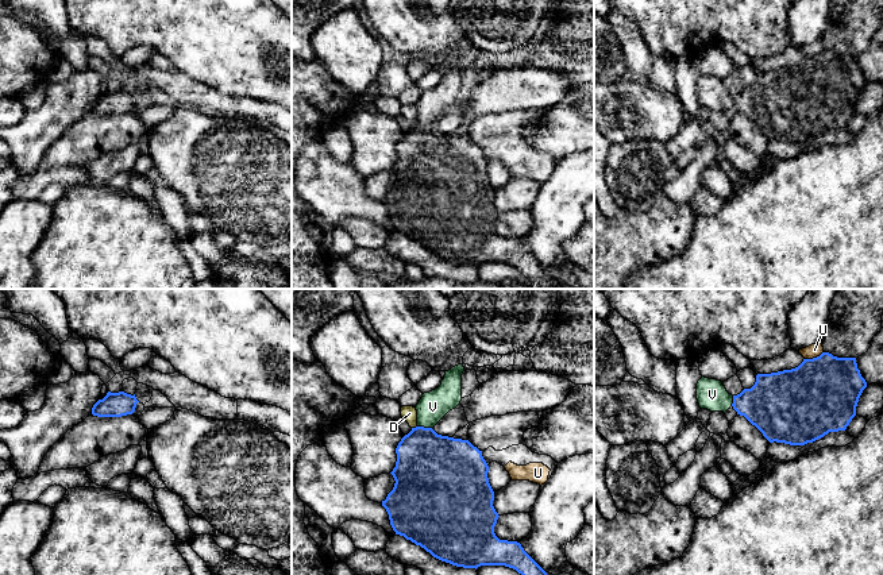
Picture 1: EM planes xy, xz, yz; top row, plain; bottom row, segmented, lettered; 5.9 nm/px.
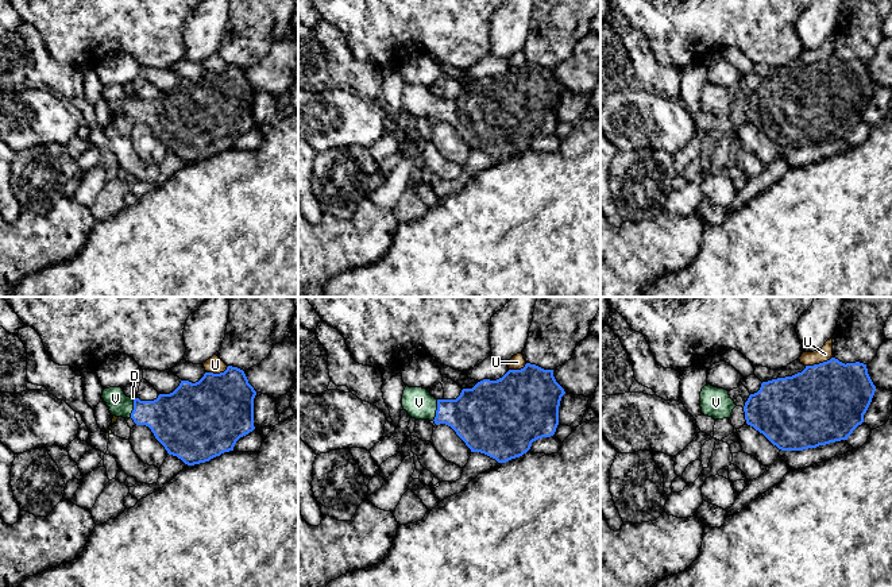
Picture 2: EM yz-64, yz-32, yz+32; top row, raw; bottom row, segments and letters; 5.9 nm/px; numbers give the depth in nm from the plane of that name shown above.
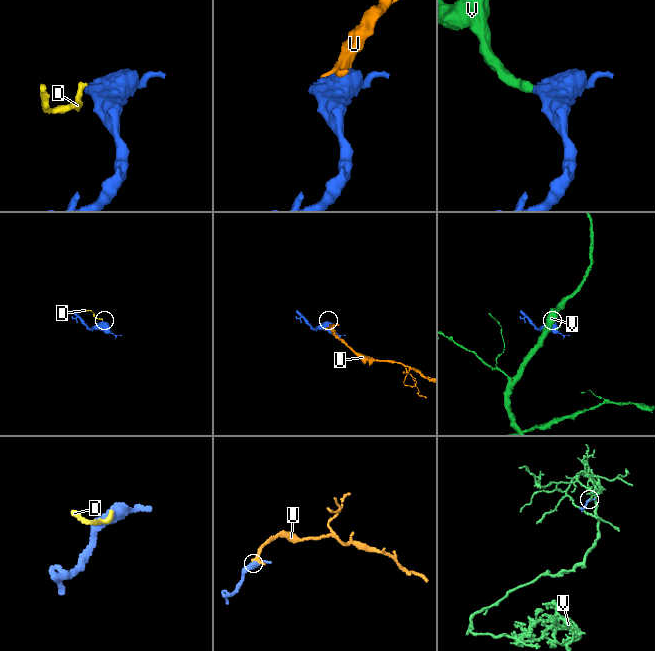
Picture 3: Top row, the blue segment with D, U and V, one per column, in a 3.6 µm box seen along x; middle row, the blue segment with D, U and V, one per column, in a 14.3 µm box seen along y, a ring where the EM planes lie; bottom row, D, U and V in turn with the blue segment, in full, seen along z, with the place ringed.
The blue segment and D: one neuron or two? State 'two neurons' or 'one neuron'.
two neurons

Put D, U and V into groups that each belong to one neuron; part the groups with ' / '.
D U / V

